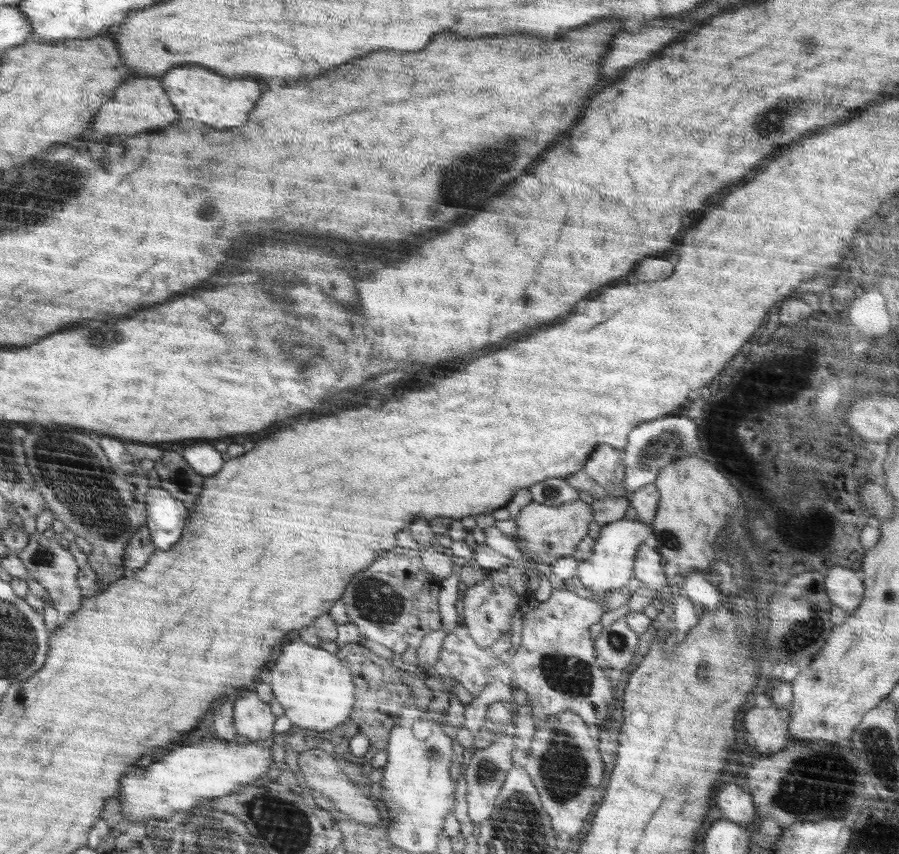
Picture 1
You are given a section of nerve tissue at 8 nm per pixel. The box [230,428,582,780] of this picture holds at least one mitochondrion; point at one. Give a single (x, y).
(374, 600)

